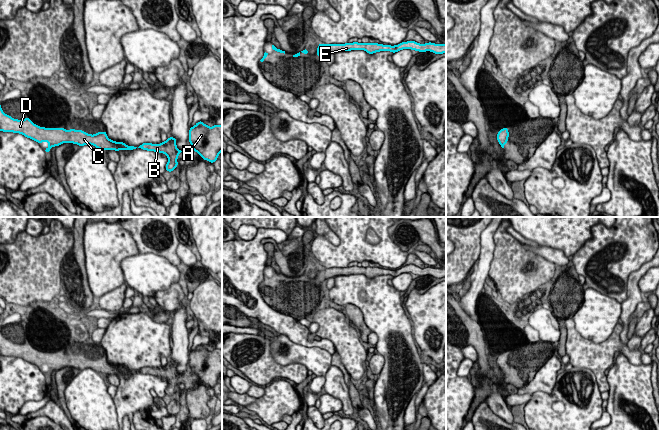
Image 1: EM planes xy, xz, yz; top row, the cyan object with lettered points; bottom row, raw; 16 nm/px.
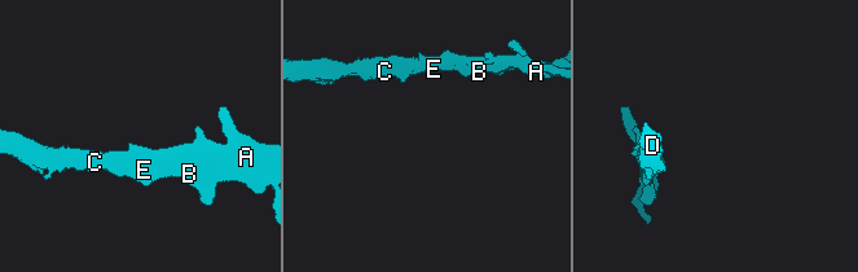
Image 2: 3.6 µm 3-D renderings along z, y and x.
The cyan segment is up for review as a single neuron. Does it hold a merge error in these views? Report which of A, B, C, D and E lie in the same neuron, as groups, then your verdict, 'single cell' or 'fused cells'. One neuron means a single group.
A B C D E; single cell

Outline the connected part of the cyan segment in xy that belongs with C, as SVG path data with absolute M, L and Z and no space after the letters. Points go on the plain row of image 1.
M0 328L0 355L13 356L24 359L27 362L35 364L39 368L44 365L49 367L49 370L44 373L45 377L50 376L54 370L59 370L63 367L73 367L80 371L91 368L100 374L135 374L135 370L127 370L124 366L116 366L110 364L106 355L98 356L94 359L85 357L82 354L65 352L45 352L34 348L30 342L23 344L14 343L5 338L1 333Z

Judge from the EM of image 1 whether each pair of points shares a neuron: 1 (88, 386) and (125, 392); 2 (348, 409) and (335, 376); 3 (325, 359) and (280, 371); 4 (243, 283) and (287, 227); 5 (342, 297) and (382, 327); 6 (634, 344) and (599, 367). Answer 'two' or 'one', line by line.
1: two
2: one
3: two
4: two
5: one
6: two

